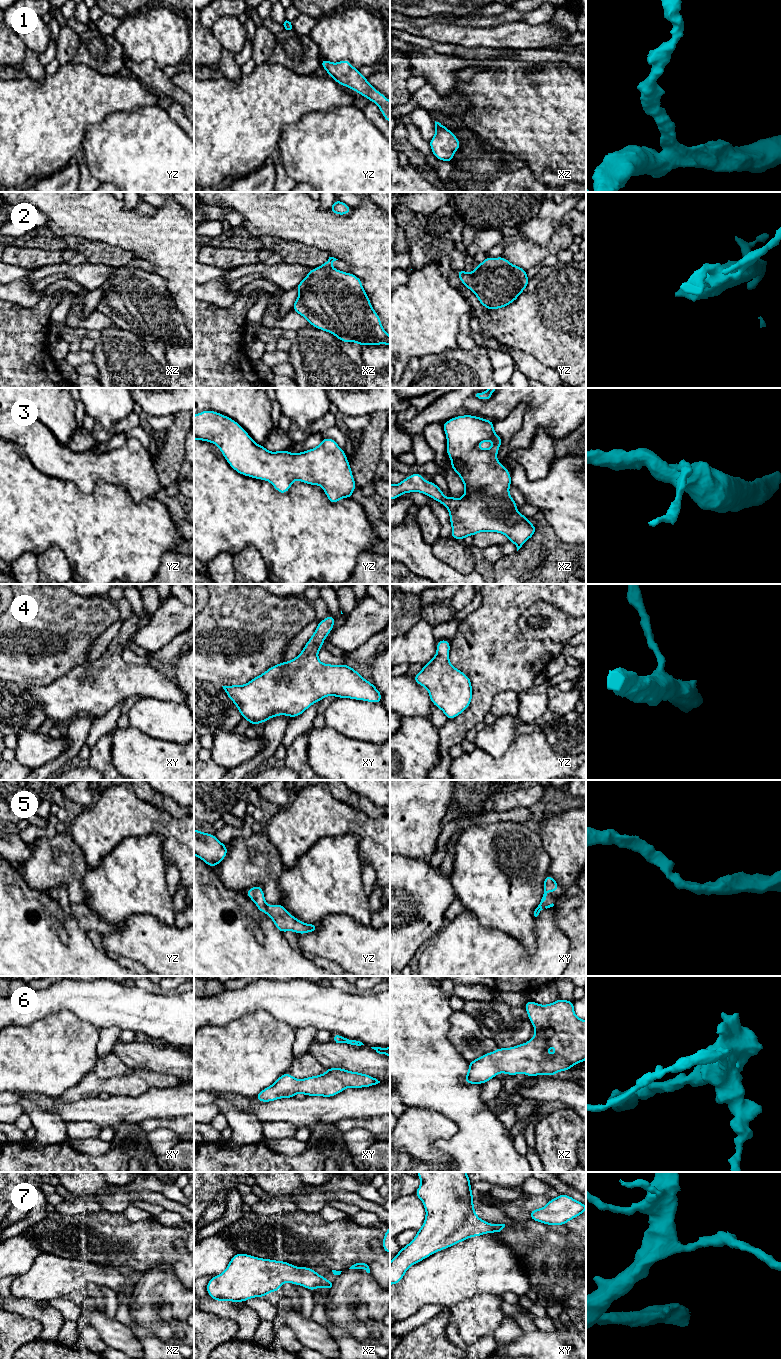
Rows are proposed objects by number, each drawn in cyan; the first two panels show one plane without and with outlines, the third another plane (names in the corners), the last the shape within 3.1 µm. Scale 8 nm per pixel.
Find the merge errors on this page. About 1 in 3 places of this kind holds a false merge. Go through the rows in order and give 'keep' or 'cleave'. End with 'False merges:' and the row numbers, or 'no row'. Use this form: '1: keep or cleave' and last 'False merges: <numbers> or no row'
1: keep
2: keep
3: keep
4: keep
5: keep
6: keep
7: keep
False merges: no row

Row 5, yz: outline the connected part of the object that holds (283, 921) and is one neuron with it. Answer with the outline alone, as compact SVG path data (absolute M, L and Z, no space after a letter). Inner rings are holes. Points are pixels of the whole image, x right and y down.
M260 885L250 888L246 891L246 895L255 902L256 907L262 913L267 913L273 920L276 928L284 933L286 931L294 931L297 934L306 934L308 932L316 932L317 924L306 924L289 914L284 905L267 905L263 889Z

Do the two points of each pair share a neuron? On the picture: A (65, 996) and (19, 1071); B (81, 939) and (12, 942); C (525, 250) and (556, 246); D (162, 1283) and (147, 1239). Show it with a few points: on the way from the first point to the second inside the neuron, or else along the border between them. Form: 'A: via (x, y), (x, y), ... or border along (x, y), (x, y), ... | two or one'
A: border along (78, 1017), (69, 1011), (58, 1011), (33, 1022) | two
B: via (64, 949), (29, 949) | one
C: via (533, 250), (548, 249) | one
D: border along (152, 1268), (146, 1271) | two

